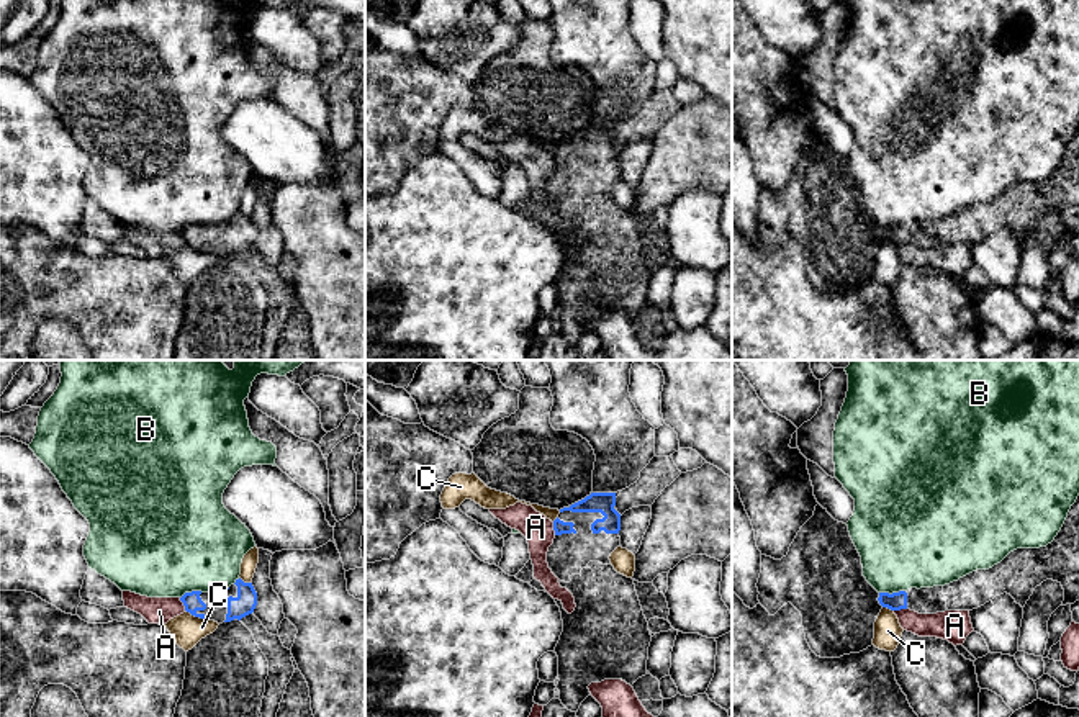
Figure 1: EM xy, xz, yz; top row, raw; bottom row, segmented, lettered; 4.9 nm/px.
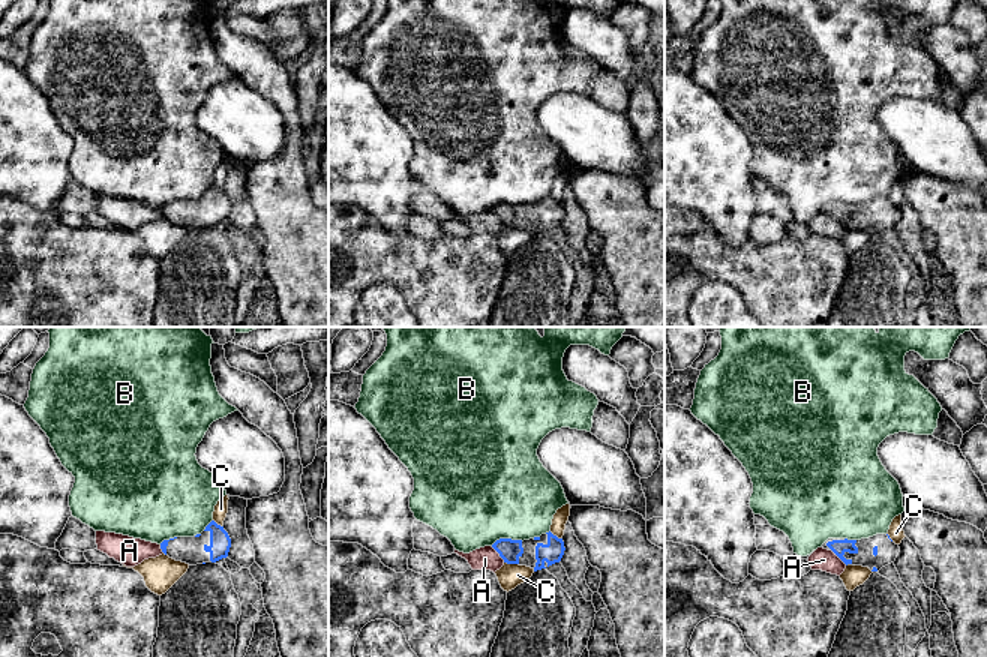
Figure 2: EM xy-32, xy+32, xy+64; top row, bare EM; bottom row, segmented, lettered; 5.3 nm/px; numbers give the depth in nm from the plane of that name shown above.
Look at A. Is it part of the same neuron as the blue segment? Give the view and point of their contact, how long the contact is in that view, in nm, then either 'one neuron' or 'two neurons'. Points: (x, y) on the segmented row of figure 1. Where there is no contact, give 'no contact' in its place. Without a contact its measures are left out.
contact xy (184, 604); length 70 nm; two neurons

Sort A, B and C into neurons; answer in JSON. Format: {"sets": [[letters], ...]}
{"sets": [["A"], ["B"], ["C"]]}

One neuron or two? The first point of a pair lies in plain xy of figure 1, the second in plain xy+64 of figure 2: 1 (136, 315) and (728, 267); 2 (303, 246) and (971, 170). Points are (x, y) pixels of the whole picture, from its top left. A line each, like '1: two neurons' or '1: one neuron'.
1: one neuron
2: two neurons

